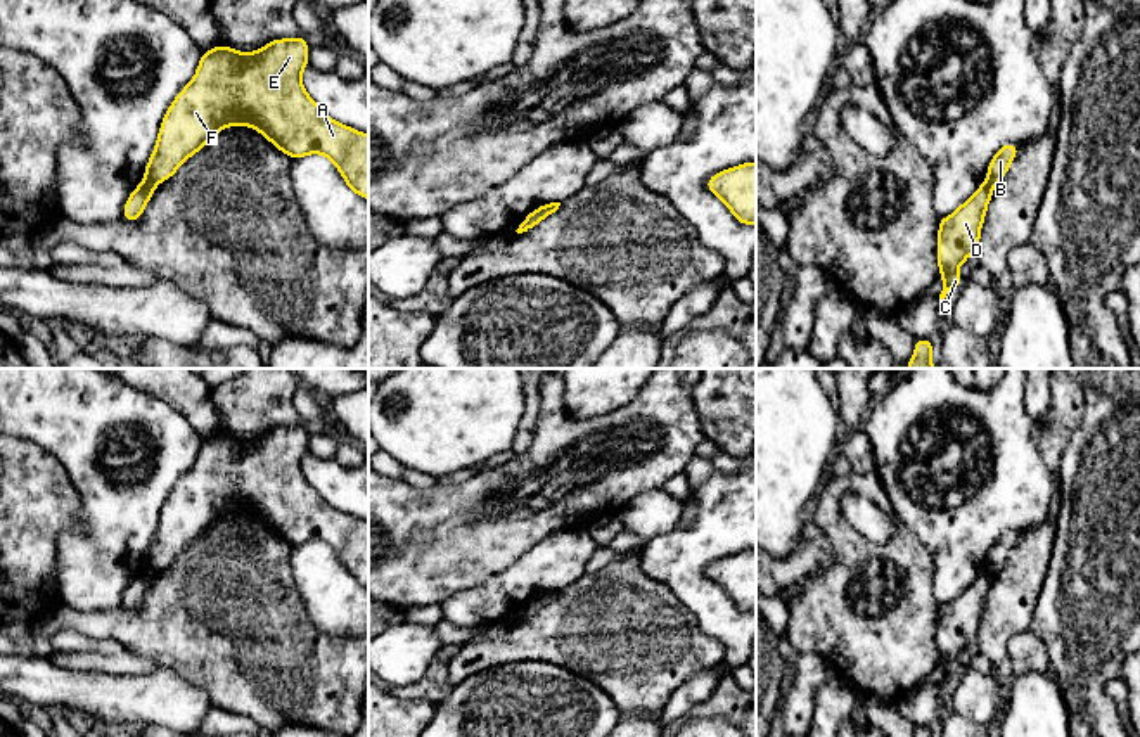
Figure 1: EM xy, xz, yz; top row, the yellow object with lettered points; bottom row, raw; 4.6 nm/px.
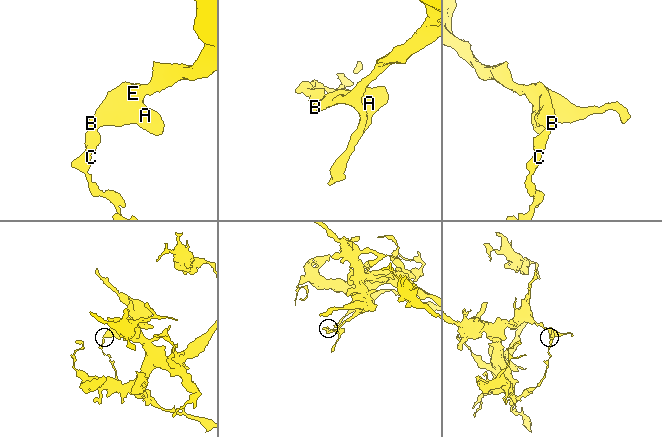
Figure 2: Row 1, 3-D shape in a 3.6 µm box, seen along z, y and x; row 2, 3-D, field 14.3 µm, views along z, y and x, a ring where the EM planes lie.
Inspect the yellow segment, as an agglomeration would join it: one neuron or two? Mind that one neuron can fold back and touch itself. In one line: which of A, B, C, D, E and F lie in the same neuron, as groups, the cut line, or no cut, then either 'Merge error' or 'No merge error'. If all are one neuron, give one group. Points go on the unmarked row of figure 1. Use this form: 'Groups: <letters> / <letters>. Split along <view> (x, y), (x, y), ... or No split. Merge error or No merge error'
Groups: A B E F / C D. Split along xy (146, 566), (156, 570). Merge error

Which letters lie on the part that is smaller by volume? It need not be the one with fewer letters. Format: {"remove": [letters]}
{"remove": ["C", "D"]}

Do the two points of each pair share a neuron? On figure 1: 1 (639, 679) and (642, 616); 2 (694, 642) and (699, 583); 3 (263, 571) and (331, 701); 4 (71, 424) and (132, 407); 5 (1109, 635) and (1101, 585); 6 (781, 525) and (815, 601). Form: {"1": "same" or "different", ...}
{"1": "same", "2": "different", "3": "same", "4": "same", "5": "same", "6": "different"}

